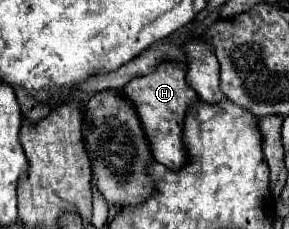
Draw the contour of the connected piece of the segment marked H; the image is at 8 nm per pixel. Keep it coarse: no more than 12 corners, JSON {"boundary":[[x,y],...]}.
{"boundary":[[185,62],[161,64],[123,88],[147,130],[153,158],[189,162],[183,120],[197,94]]}

